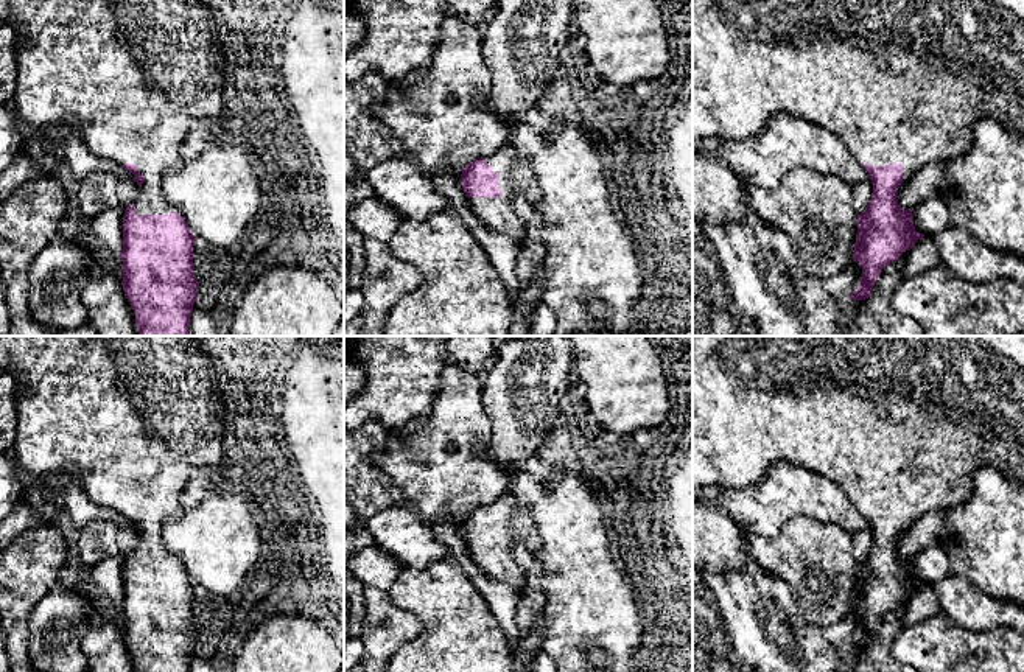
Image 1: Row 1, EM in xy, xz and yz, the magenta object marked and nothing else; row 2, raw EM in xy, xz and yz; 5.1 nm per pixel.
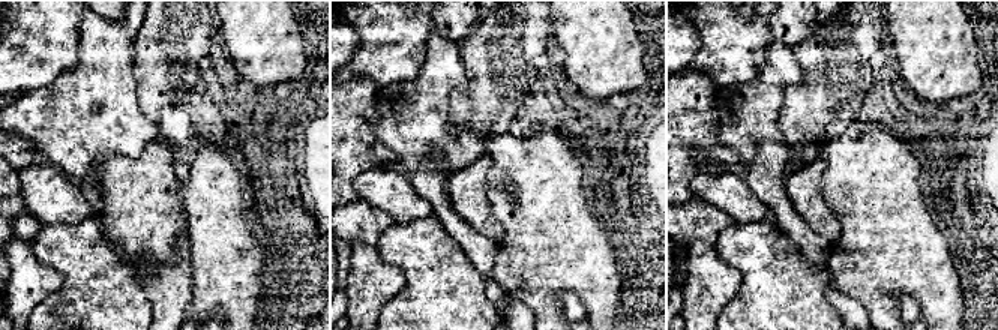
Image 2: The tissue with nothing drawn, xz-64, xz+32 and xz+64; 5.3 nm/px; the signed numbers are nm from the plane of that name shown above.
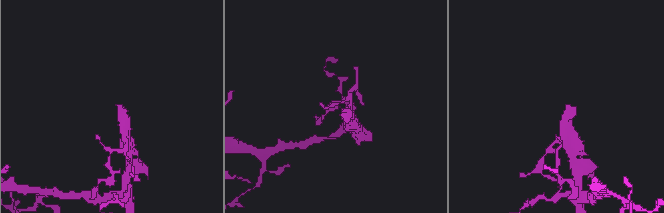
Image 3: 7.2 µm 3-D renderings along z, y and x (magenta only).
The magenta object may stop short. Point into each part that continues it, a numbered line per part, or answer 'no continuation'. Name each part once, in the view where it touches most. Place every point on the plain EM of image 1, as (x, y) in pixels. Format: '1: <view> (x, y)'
1: xz (515, 524)

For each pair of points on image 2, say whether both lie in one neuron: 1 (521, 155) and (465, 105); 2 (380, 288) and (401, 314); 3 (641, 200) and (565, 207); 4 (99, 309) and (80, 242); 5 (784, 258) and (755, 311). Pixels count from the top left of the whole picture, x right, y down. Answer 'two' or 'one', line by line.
1: two
2: two
3: two
4: one
5: one

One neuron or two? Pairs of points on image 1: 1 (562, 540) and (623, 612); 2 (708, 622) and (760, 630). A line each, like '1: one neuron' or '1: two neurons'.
1: one neuron
2: two neurons

